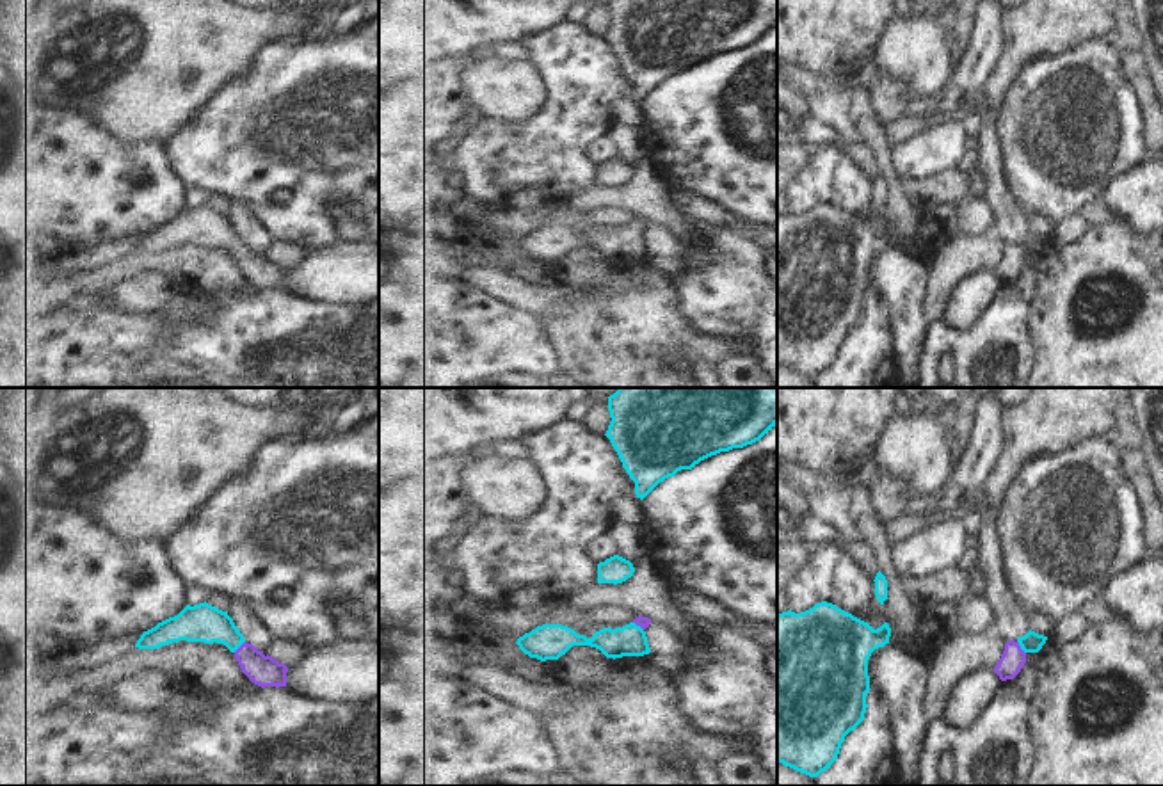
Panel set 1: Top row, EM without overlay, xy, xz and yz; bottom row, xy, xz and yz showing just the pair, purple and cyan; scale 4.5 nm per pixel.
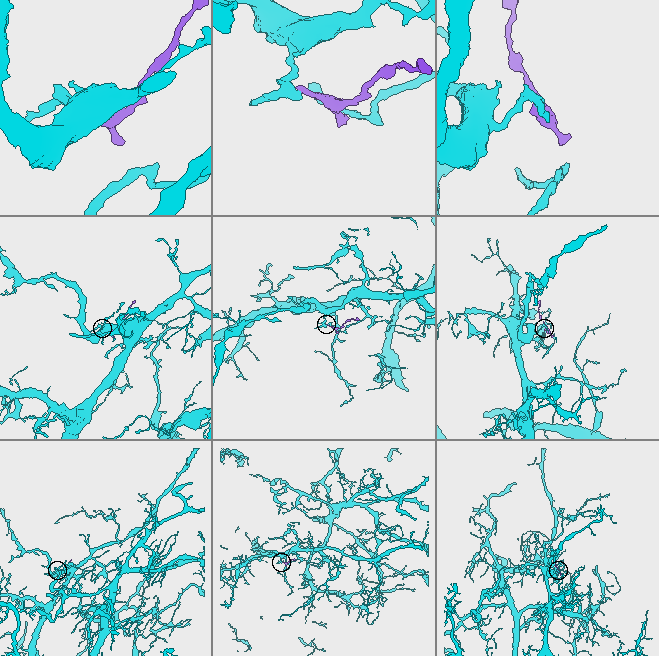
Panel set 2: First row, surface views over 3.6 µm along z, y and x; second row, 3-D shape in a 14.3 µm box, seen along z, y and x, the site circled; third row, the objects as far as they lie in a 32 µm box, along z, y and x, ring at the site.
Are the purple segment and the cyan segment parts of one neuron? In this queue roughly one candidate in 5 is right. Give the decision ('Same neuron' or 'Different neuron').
Same neuron

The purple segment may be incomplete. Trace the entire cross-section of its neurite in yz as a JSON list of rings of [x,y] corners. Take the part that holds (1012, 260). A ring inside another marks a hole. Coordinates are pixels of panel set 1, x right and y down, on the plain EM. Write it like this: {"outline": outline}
{"outline": [[[1031,231],[1024,238],[1019,238],[1015,244],[1008,242],[998,267],[994,269],[994,274],[1001,283],[1014,281],[1026,265],[1026,256],[1039,254],[1046,242],[1047,238]]]}

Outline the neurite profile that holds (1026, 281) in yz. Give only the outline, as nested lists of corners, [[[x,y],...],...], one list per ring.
[[[1026,261],[1026,265],[1023,267],[1021,274],[1014,279],[1019,295],[1030,302],[1035,288],[1037,288],[1037,270],[1033,267],[1033,263]]]

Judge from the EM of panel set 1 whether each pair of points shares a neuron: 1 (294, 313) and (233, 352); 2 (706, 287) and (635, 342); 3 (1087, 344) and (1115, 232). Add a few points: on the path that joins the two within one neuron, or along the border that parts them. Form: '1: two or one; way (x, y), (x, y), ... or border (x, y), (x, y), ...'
1: one; way (280, 328), (269, 338), (248, 342)
2: two; border (676, 278), (687, 317), (699, 329), (712, 335)
3: one; way (1067, 320), (1067, 303), (1074, 285), (1099, 260)

